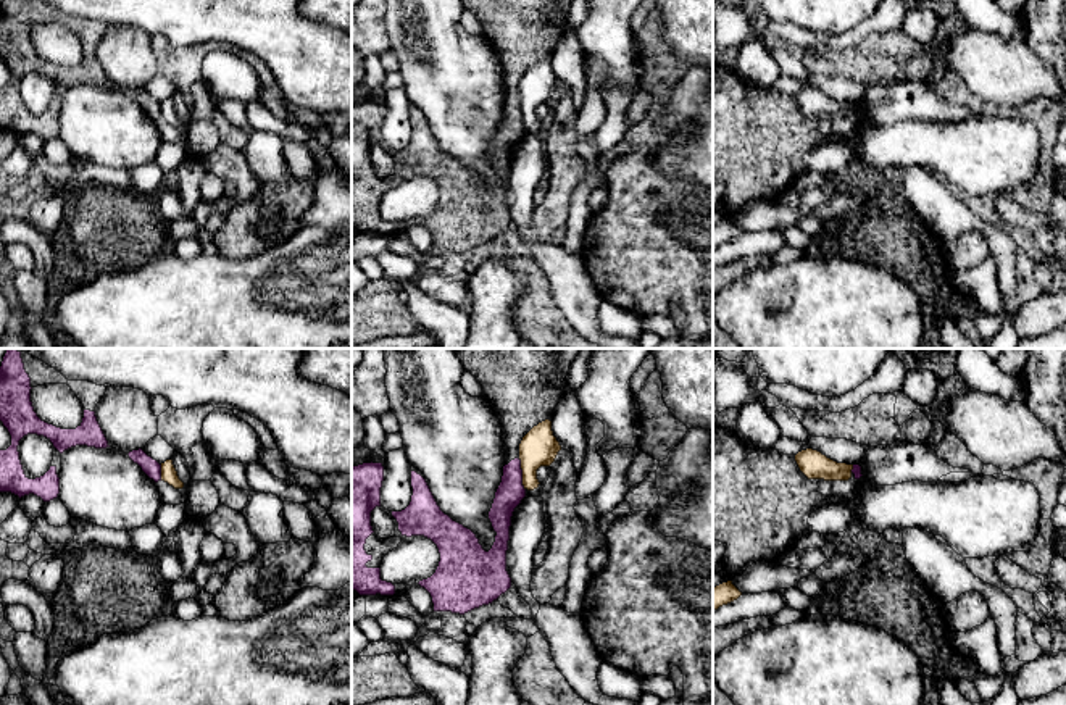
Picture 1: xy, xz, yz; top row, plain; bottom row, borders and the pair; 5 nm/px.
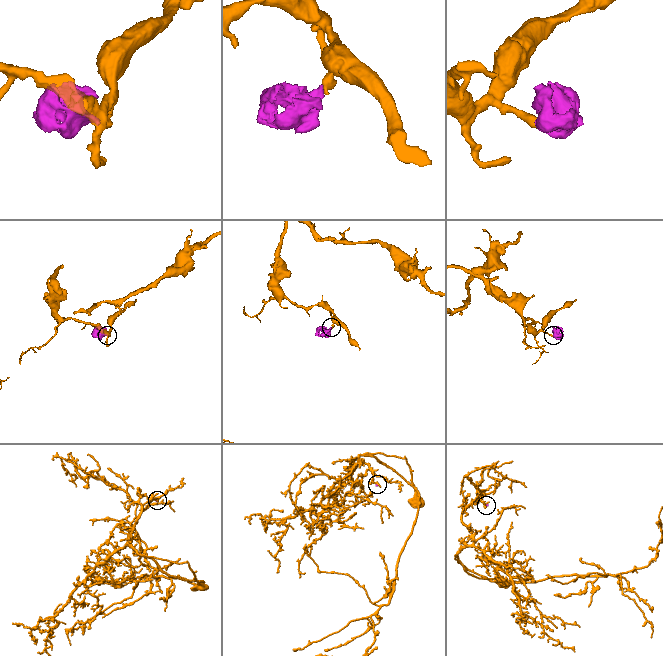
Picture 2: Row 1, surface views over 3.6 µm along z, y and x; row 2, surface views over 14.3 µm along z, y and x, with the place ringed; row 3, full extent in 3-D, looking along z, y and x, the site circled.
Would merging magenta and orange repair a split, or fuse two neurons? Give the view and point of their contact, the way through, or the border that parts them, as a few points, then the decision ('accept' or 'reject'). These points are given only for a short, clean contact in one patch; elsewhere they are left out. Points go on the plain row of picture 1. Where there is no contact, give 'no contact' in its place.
xz (521, 113) | along xz (518, 97), (524, 128) | reject

